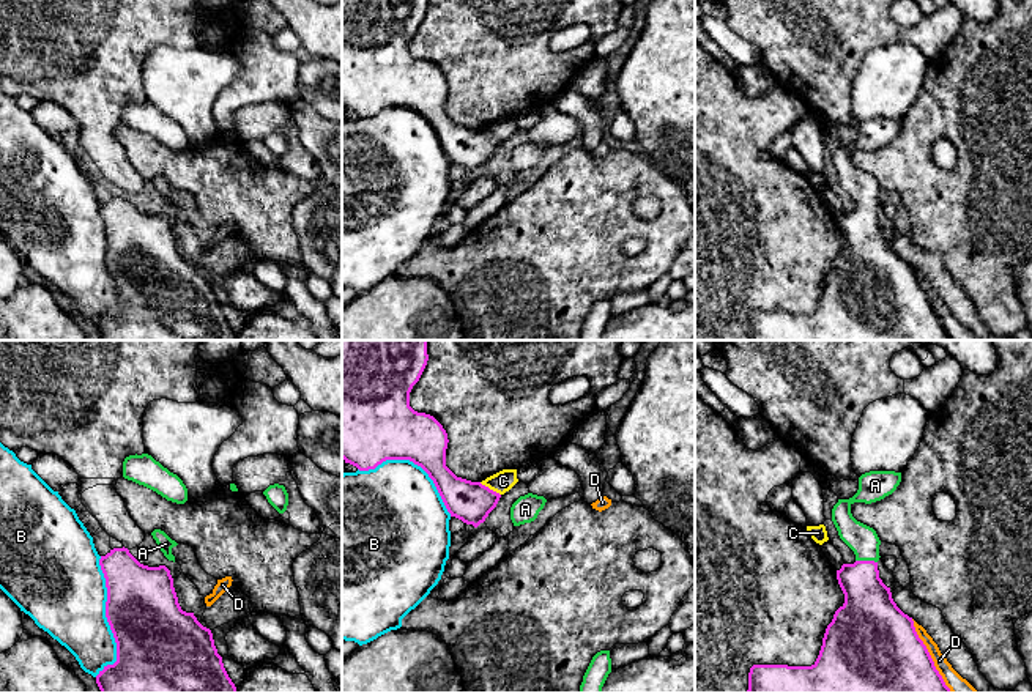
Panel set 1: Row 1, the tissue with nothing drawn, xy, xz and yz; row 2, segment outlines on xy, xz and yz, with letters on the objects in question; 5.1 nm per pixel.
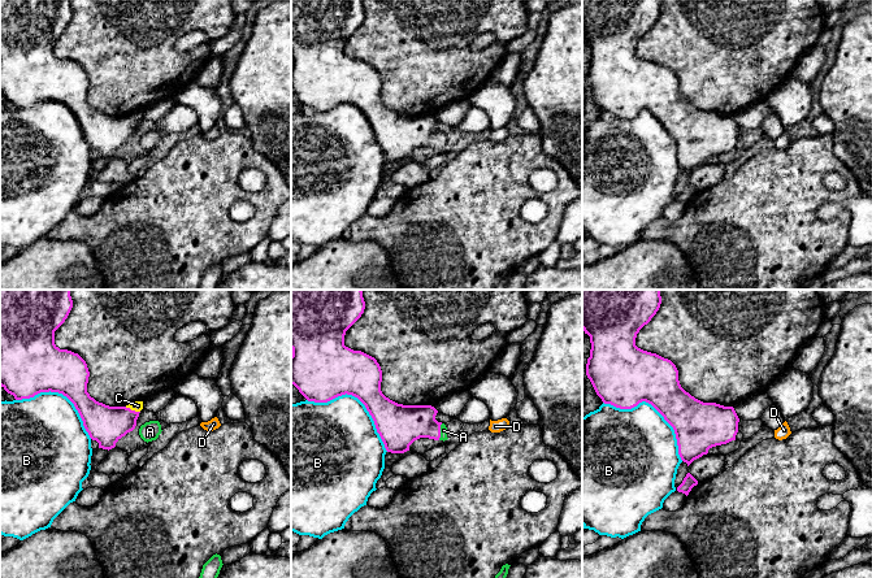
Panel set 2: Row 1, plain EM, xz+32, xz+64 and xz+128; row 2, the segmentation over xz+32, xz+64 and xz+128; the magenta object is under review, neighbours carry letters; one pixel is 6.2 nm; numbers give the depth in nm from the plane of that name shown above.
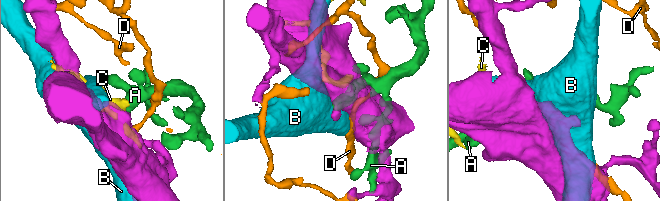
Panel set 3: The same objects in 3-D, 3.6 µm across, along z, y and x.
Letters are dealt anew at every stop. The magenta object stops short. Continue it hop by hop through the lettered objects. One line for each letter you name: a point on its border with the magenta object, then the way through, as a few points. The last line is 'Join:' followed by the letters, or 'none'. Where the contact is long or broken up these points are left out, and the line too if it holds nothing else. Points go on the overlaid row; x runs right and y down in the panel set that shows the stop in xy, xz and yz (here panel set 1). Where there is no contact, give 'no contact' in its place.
A: yz (867, 561) | across yz (868, 610), (867, 561), (867, 548), (862, 539)
Join: A

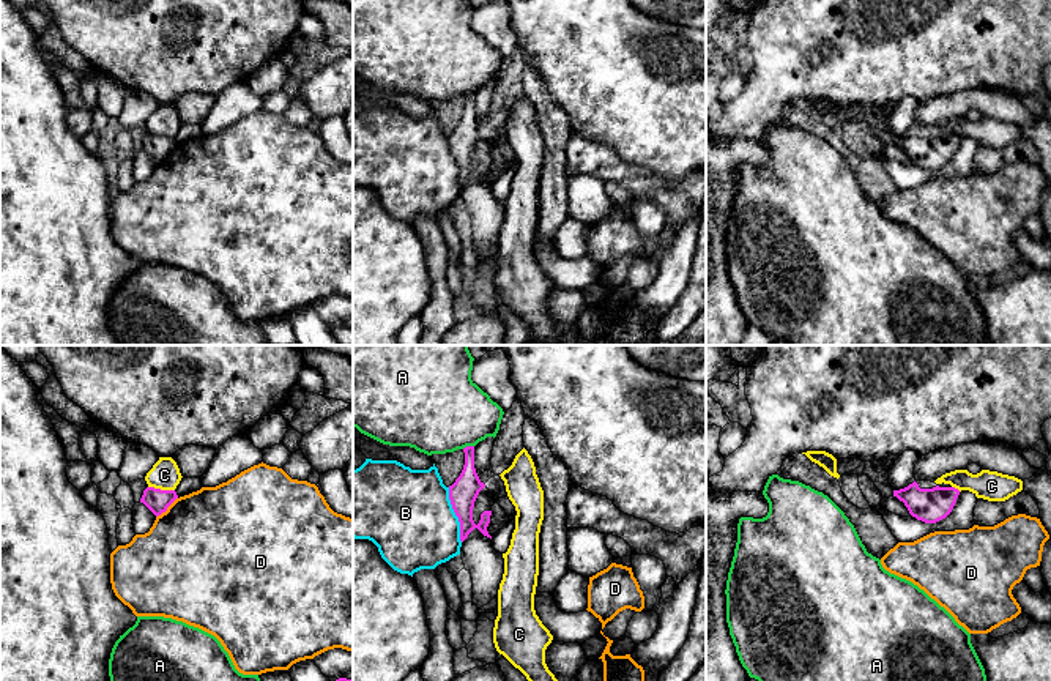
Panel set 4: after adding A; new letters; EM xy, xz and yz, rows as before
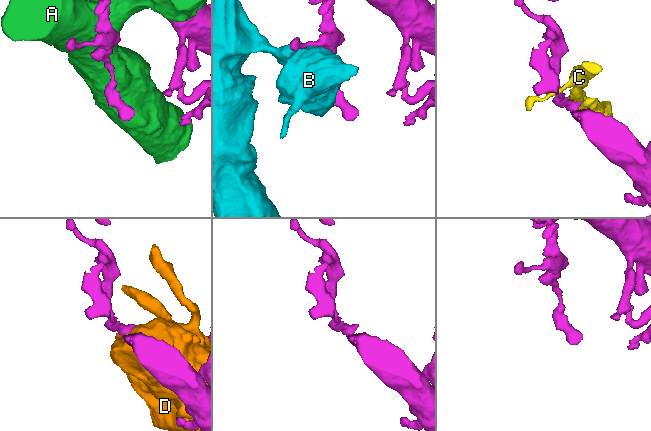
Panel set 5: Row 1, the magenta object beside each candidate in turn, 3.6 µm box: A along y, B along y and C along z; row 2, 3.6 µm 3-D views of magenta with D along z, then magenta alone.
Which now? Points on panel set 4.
Join: none

